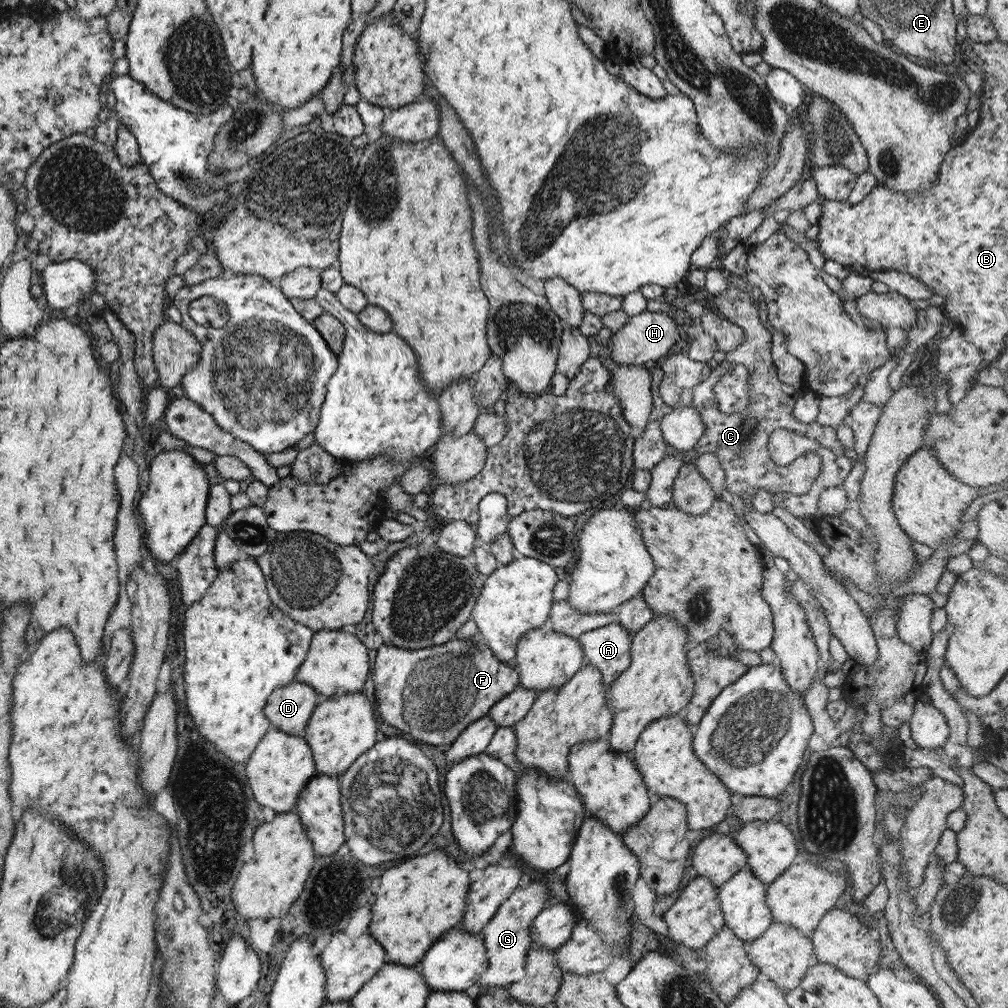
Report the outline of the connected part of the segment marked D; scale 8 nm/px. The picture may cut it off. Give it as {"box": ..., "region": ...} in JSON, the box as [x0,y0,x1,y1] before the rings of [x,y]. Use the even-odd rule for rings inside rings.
{"box":[263,680,316,736],"region":[[[292,680],[271,692],[263,714],[275,728],[286,735],[302,736],[316,706],[315,700],[315,689],[308,684]]]}

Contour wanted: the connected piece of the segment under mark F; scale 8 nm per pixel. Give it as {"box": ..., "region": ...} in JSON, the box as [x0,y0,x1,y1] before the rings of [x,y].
{"box":[371,638,519,746],"region":[[[455,638],[417,650],[379,646],[371,666],[377,714],[383,722],[433,746],[451,744],[468,724],[487,715],[491,706],[519,686],[516,668],[496,659],[483,638],[471,646]]]}

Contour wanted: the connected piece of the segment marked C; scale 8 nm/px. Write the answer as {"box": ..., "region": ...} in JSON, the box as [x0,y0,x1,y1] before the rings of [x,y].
{"box":[691,268,821,501],"region":[[[724,268],[719,269],[728,279],[728,285],[717,296],[713,296],[713,304],[716,305],[724,319],[738,326],[744,334],[741,344],[726,353],[723,364],[725,366],[731,364],[731,356],[733,356],[733,365],[742,364],[749,369],[750,401],[741,412],[713,414],[715,410],[711,410],[711,388],[714,384],[713,376],[719,376],[721,366],[717,366],[715,372],[710,372],[701,384],[691,388],[693,406],[697,409],[701,422],[704,424],[703,435],[693,450],[697,457],[701,454],[717,456],[717,462],[725,476],[724,489],[739,498],[745,494],[749,495],[752,501],[755,492],[759,492],[759,489],[768,490],[767,492],[774,495],[778,493],[789,496],[807,494],[817,479],[821,467],[821,458],[817,452],[805,452],[790,464],[777,466],[769,460],[766,450],[767,442],[773,433],[783,429],[803,430],[803,423],[791,414],[794,402],[799,398],[799,391],[793,391],[776,377],[776,368],[770,355],[771,334],[761,325],[759,315],[757,315],[757,306],[753,305],[755,300],[751,298],[750,292],[736,288],[735,284],[729,281],[729,273]]]}

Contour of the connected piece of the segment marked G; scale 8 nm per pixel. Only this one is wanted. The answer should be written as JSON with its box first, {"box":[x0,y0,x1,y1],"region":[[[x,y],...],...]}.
{"box":[476,879,551,993],"region":[[[525,879],[515,887],[502,901],[495,914],[481,928],[477,936],[484,943],[485,955],[488,958],[487,968],[479,976],[476,985],[481,993],[489,986],[506,987],[517,980],[523,978],[525,973],[525,963],[527,952],[531,949],[531,936],[529,936],[529,926],[531,921],[537,917],[539,912],[543,911],[548,903],[551,903],[551,897],[547,894],[545,879],[533,880]]]}

